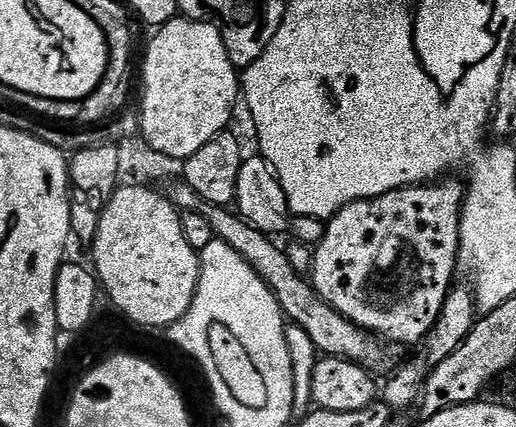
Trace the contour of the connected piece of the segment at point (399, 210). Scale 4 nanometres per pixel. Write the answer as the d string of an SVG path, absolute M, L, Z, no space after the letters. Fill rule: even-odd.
M452 178L411 184L409 188L390 190L381 196L355 200L335 212L323 225L324 237L312 254L312 289L359 328L375 332L397 346L419 345L440 316L460 258L460 184L448 179Z

